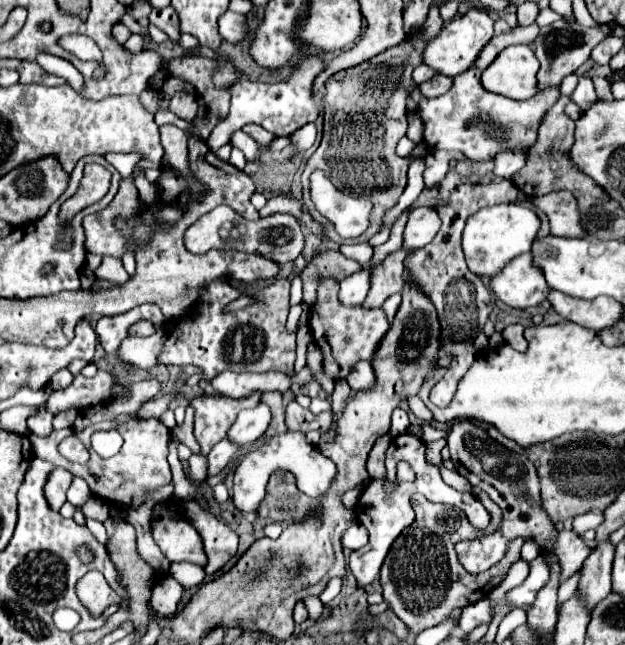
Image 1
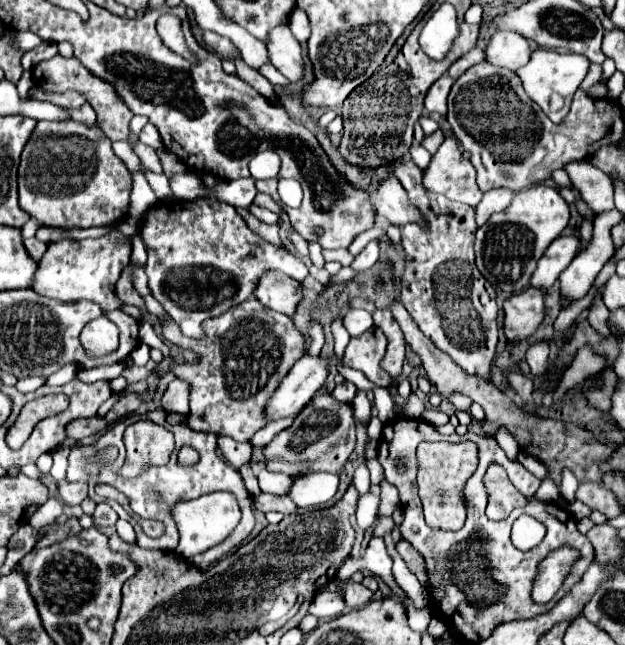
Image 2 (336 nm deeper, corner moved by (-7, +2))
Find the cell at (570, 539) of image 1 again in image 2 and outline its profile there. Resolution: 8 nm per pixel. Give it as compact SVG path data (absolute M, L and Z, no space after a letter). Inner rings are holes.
M501 428L495 435L498 445L504 450L510 460L518 461L519 446L514 437L505 429Z

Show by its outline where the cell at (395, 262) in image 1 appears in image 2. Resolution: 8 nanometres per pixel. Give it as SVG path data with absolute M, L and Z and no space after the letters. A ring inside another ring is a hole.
M345 381L343 385L338 385L335 387L332 395L334 398L340 402L352 403L357 388L351 382Z

